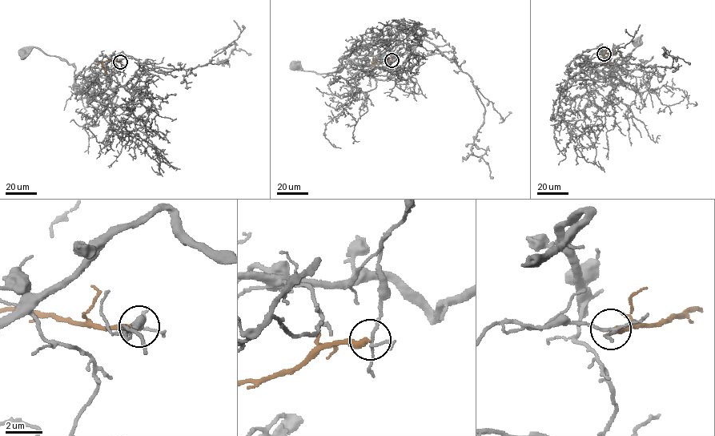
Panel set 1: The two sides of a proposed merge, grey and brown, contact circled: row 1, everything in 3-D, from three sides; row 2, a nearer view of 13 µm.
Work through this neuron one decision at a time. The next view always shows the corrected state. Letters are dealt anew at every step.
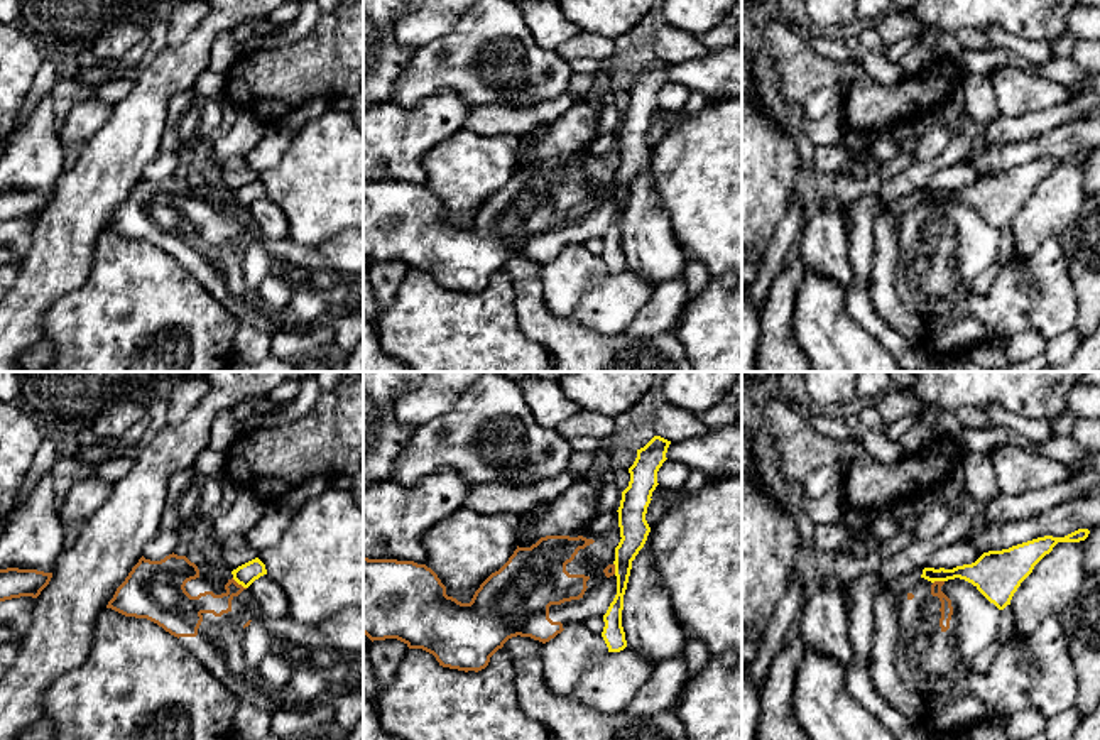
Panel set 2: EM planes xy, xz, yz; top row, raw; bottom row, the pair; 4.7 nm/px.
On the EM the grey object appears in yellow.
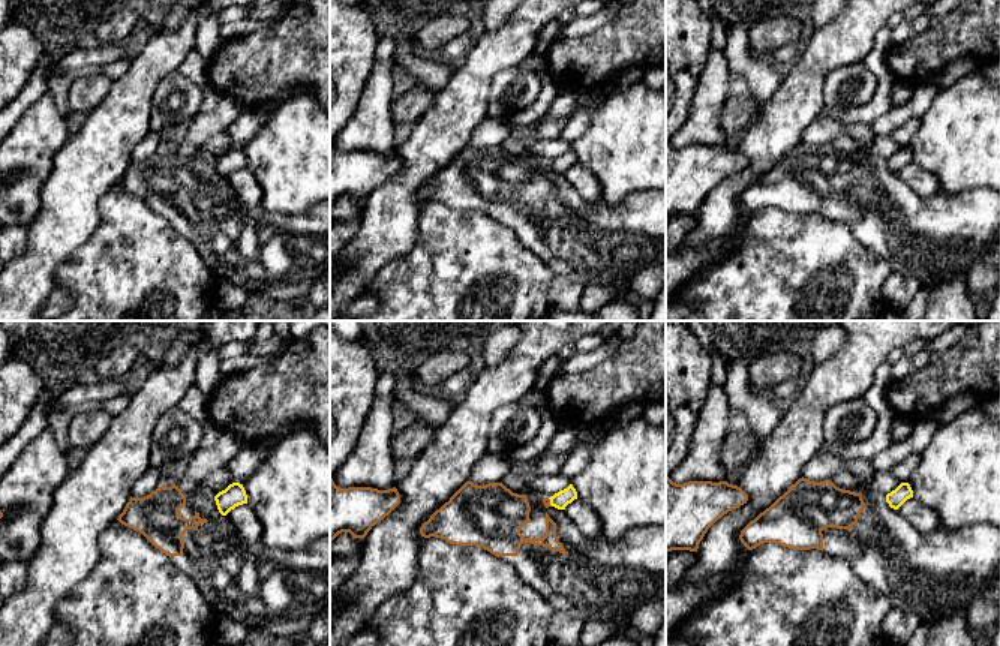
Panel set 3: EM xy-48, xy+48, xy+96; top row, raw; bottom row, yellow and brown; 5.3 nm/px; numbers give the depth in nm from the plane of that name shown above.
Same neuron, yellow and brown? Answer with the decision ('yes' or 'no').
no

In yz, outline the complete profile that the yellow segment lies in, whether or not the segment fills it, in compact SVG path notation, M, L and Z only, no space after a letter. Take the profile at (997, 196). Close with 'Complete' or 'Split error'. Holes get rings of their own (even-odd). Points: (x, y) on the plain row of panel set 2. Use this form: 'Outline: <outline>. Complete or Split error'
Outline: M1078 150L1065 159L1037 159L1009 171L983 174L975 184L953 191L924 189L921 199L931 204L955 199L965 201L999 231L1004 231L1010 226L1021 204L1058 164L1080 164L1085 162L1088 155L1088 150Z. Complete

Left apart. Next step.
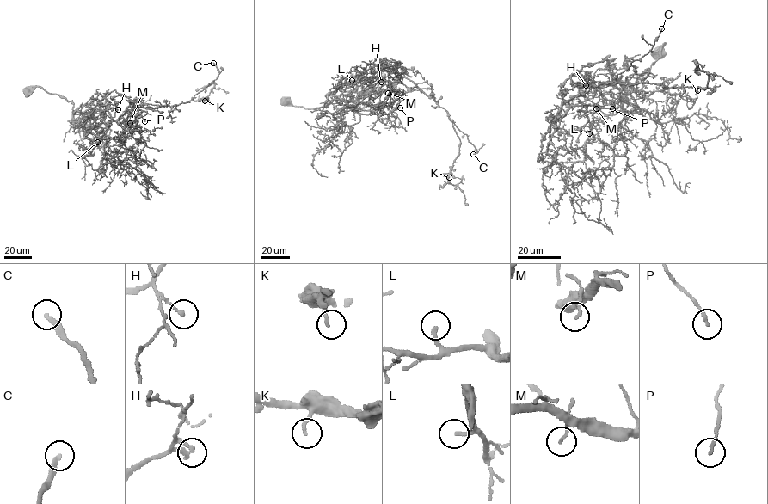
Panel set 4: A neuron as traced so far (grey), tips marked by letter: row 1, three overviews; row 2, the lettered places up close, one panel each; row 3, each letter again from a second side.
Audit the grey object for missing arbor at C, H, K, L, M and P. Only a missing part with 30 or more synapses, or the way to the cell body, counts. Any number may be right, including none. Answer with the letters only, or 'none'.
C, L

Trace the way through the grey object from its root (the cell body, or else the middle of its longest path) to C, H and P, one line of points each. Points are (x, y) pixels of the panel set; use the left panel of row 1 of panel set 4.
C: (26, 91), (39, 87), (64, 96), (72, 114), (114, 89), (146, 108), (175, 106), (216, 79), (213, 63)
H: (26, 91), (39, 87), (64, 96), (73, 104), (72, 114), (104, 98), (107, 107), (118, 109)
P: (26, 91), (39, 87), (64, 96), (87, 128), (121, 118), (135, 123), (139, 114), (144, 121)

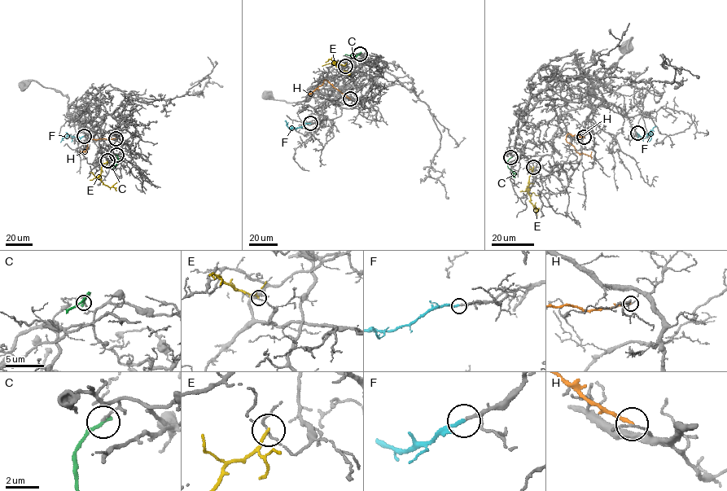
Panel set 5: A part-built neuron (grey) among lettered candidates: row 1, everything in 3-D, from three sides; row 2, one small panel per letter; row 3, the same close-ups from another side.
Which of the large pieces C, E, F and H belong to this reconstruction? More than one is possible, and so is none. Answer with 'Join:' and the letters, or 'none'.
Join: F

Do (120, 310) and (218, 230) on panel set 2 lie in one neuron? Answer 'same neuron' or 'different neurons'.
different neurons

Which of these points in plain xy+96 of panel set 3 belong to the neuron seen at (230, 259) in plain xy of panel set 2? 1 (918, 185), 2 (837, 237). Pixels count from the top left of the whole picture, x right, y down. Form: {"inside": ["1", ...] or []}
{"inside": []}

